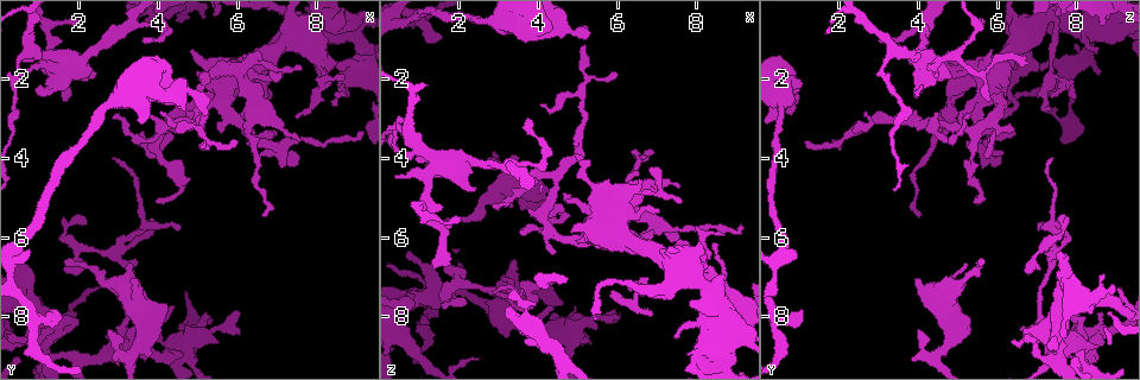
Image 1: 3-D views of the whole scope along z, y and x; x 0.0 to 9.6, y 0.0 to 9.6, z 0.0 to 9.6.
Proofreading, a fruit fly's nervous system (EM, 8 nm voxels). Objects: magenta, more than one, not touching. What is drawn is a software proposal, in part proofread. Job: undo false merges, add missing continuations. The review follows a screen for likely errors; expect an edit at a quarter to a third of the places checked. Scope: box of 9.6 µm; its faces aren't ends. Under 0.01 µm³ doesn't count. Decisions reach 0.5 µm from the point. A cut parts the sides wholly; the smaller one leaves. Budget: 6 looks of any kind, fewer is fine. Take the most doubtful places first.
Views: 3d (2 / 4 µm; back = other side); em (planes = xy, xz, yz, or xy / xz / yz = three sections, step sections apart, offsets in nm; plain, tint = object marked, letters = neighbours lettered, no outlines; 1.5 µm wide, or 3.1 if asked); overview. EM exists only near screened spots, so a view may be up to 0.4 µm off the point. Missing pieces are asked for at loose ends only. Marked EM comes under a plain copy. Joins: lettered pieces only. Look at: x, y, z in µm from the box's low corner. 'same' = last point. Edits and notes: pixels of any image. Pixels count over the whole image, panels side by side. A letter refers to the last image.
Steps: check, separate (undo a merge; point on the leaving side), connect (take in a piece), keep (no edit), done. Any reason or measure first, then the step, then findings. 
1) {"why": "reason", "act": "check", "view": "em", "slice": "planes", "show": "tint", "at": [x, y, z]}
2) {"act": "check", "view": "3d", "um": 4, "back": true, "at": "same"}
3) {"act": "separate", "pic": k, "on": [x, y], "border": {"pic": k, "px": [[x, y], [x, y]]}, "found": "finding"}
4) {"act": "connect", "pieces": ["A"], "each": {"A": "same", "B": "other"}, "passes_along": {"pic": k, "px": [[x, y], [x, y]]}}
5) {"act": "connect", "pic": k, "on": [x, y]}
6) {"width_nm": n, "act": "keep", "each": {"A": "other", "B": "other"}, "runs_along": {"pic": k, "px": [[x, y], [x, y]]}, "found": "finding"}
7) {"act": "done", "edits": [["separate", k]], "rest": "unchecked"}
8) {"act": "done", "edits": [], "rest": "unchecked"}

{"why": "an open end", "act": "check", "view": "3d", "um": 2, "at": [3.35, 7.05, 4.00]}

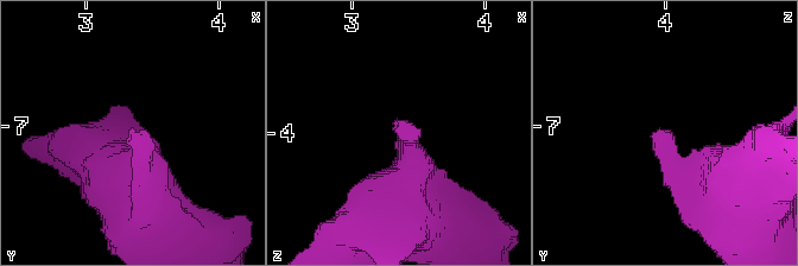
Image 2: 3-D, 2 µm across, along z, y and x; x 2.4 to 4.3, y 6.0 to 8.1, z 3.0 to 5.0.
{"act": "check", "view": "em", "slice": "xy", "step": 8, "show": "tint", "at": [3.32, 7.04, 3.96]}

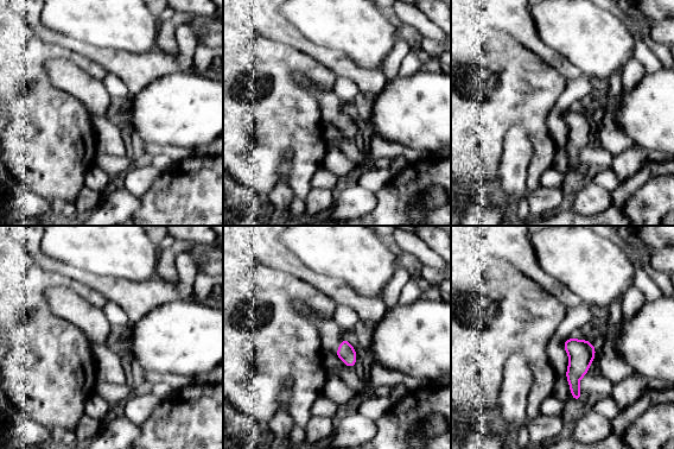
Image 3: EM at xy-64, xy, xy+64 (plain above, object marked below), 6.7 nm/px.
{"why": "cut it another way", "act": "check", "view": "em", "slice": "xz", "step": 4, "show": "letters", "at": "same"}

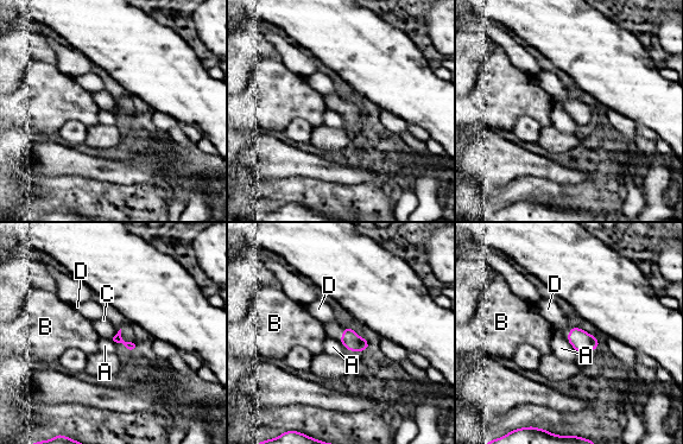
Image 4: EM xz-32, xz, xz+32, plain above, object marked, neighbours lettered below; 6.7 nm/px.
{"longest_contact_nm": ["A", 140], "act": "connect", "pieces": ["C"], "each": {"A": "other", "B": "other", "C": "same", "D": "other"}, "found": "it goes on there"}

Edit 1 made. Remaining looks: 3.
{"act": "check", "view": "overview"}

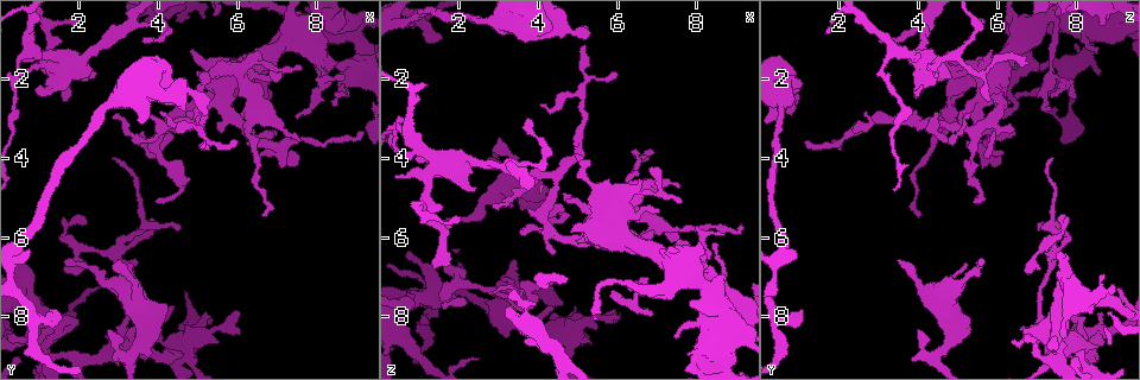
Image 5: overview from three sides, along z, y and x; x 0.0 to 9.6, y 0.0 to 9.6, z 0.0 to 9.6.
{"why": "branch stops here", "act": "check", "view": "em", "slice": "yz", "step": 8, "show": "tint", "at": [5.20, 3.60, 1.15]}

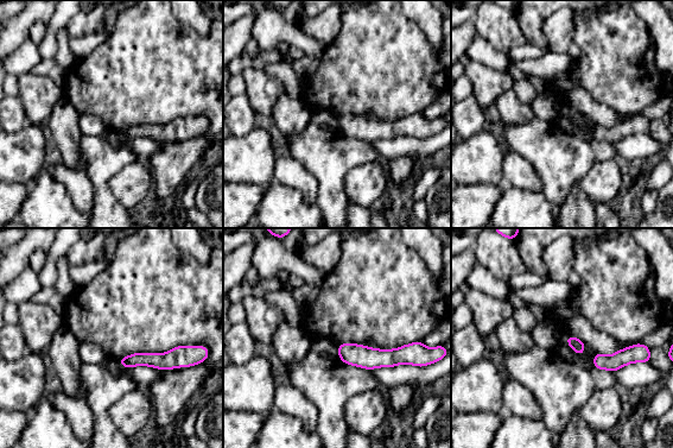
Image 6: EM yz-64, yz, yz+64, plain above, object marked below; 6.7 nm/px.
{"act": "check", "view": "em", "slice": "xz", "step": 8, "show": "letters", "at": "same"}

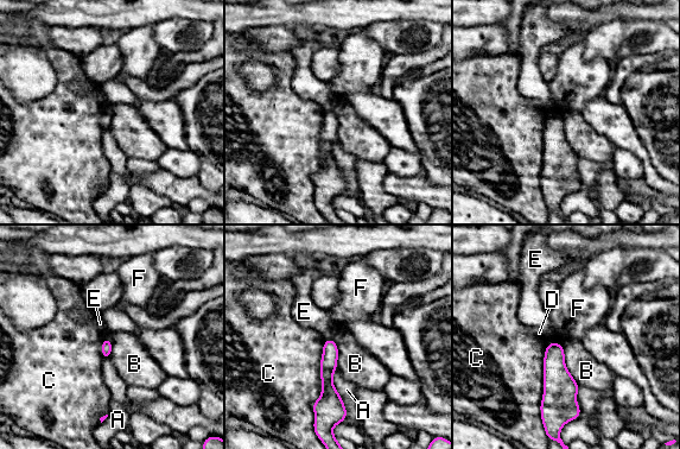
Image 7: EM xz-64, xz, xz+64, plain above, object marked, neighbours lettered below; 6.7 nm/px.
{"act": "keep", "each": {"A": "other", "B": "other", "C": "other", "D": "other", "E": "other", "F": "other"}, "border": {"pic": 7, "px": [[561, 346], [565, 367], [579, 385]]}, "found": "none of them fits"}

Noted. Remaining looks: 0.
{"act": "done", "edits": [["connect", 4]], "rest": "unchecked"}

